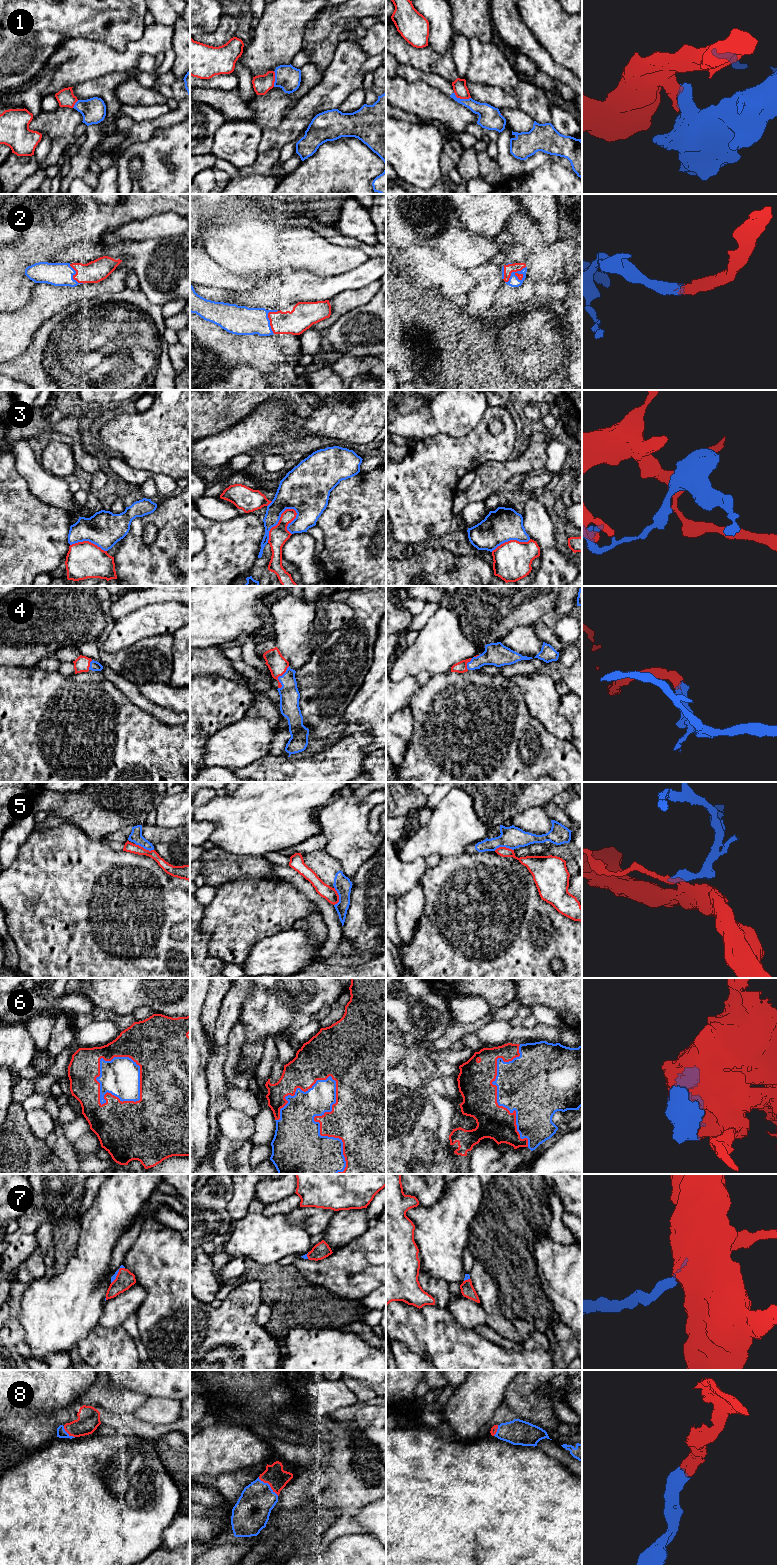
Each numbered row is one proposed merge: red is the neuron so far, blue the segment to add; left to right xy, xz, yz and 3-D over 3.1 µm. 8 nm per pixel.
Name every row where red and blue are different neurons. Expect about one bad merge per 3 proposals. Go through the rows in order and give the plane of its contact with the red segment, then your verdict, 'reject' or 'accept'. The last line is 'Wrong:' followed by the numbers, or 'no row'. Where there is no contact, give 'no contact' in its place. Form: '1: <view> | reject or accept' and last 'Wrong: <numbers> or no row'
1: yz | reject
2: yz | accept
3: xz | reject
4: xz | accept
5: yz | reject
6: xz | accept
7: xy | accept
8: xz | accept
Wrong: 1, 3, 5

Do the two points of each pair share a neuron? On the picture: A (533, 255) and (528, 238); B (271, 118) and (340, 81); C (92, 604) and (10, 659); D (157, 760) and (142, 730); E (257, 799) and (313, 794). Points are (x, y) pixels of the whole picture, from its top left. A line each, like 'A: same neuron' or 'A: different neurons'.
A: same neuron
B: different neurons
C: same neuron
D: same neuron
E: same neuron

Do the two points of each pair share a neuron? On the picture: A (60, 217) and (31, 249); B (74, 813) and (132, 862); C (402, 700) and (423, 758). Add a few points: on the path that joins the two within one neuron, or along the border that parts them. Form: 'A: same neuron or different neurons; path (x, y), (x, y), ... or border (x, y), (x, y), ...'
A: different neurons; border (68, 217), (59, 224)
B: different neurons; border (81, 830), (92, 839), (103, 840)
C: different neurons; border (420, 686), (414, 694), (409, 707)

